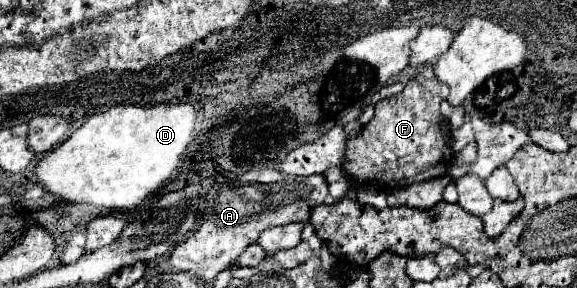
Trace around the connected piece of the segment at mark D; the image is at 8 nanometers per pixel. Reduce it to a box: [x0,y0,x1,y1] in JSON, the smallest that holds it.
[36,102,196,210]

